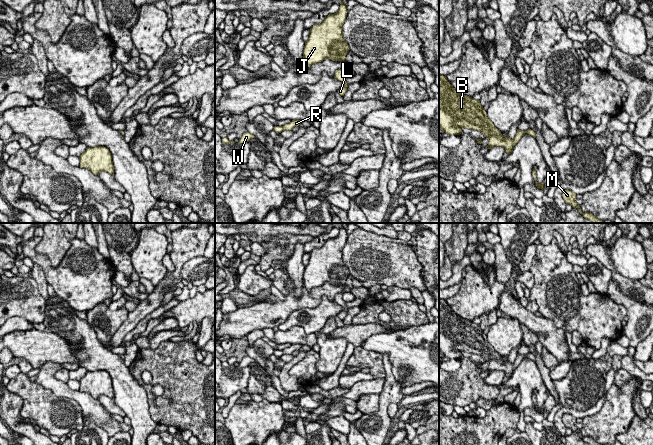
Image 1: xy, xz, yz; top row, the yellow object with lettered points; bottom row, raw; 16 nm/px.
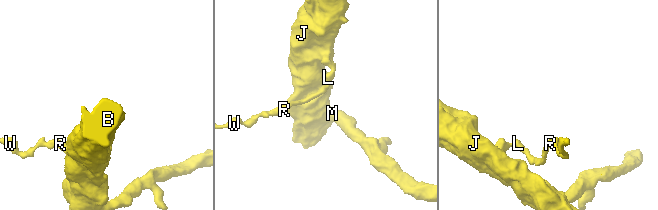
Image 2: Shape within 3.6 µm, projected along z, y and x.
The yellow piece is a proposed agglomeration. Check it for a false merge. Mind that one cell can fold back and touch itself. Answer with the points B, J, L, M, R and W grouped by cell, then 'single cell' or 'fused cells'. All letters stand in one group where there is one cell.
groups B J L M R W; single cell

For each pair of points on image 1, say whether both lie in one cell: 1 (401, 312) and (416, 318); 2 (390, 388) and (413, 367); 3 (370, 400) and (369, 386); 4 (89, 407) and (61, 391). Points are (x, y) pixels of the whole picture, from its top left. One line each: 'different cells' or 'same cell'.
1: same cell
2: different cells
3: different cells
4: same cell

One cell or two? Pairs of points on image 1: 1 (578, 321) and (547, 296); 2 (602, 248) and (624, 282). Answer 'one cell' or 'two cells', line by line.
1: one cell
2: one cell

